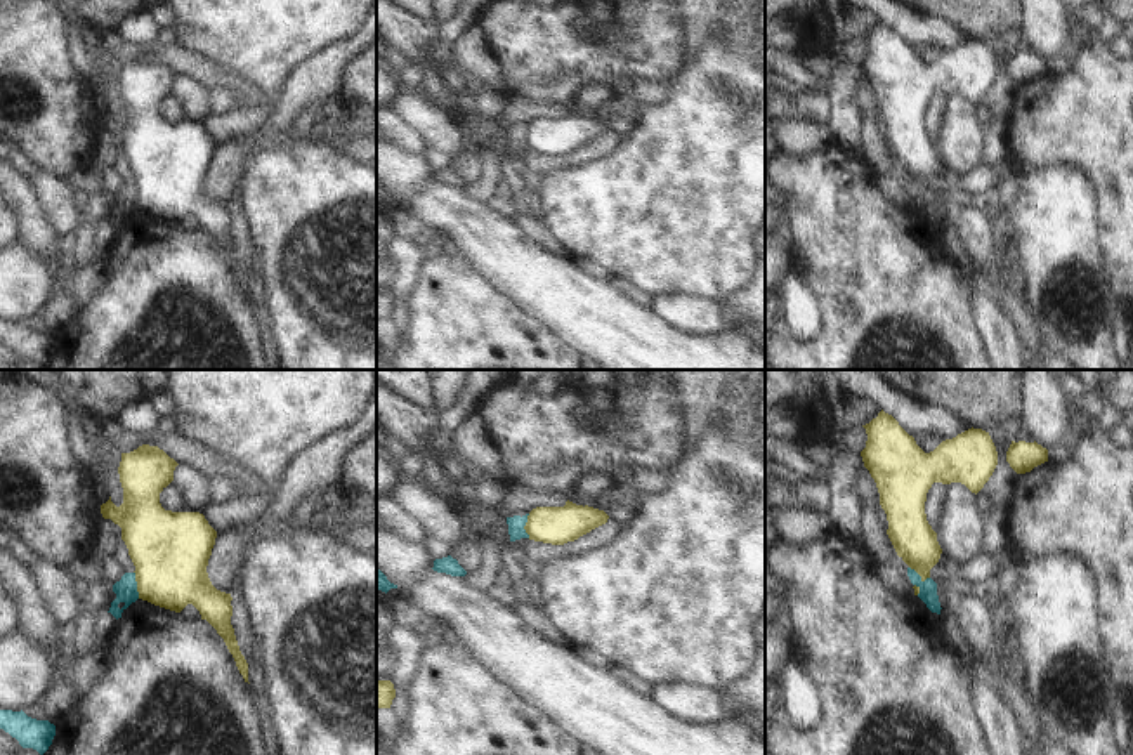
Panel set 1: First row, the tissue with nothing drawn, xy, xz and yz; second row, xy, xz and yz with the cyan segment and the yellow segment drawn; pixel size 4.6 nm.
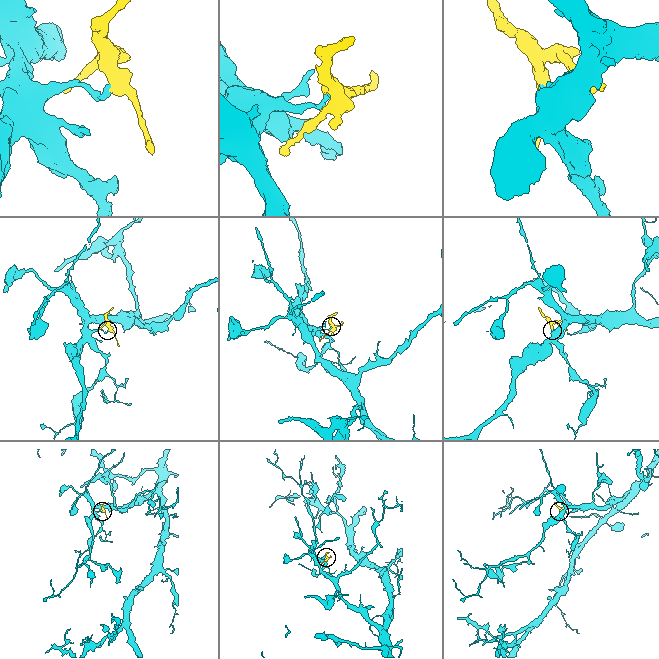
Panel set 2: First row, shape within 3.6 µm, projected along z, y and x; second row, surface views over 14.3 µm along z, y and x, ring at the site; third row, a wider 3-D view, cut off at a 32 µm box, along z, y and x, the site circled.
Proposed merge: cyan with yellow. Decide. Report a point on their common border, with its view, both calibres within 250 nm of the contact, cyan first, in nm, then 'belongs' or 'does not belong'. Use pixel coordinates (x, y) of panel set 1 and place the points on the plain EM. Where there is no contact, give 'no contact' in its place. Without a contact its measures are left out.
meets cyan in xy at (136, 196); 100 nm thick on the cyan side, 360 nm on the other; does not belong

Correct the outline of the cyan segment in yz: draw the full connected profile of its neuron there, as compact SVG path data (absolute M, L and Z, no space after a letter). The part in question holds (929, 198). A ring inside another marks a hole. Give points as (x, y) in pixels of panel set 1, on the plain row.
M907 179L907 187L911 194L920 200L918 208L927 215L927 219L932 224L940 226L942 219L940 219L939 207L937 207L937 194L932 189L927 189L923 193L921 187L911 179Z

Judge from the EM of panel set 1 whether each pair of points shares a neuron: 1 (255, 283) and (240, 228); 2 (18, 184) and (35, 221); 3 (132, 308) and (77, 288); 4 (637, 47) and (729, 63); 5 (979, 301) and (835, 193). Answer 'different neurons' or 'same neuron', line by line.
1: same neuron
2: same neuron
3: different neurons
4: different neurons
5: different neurons

